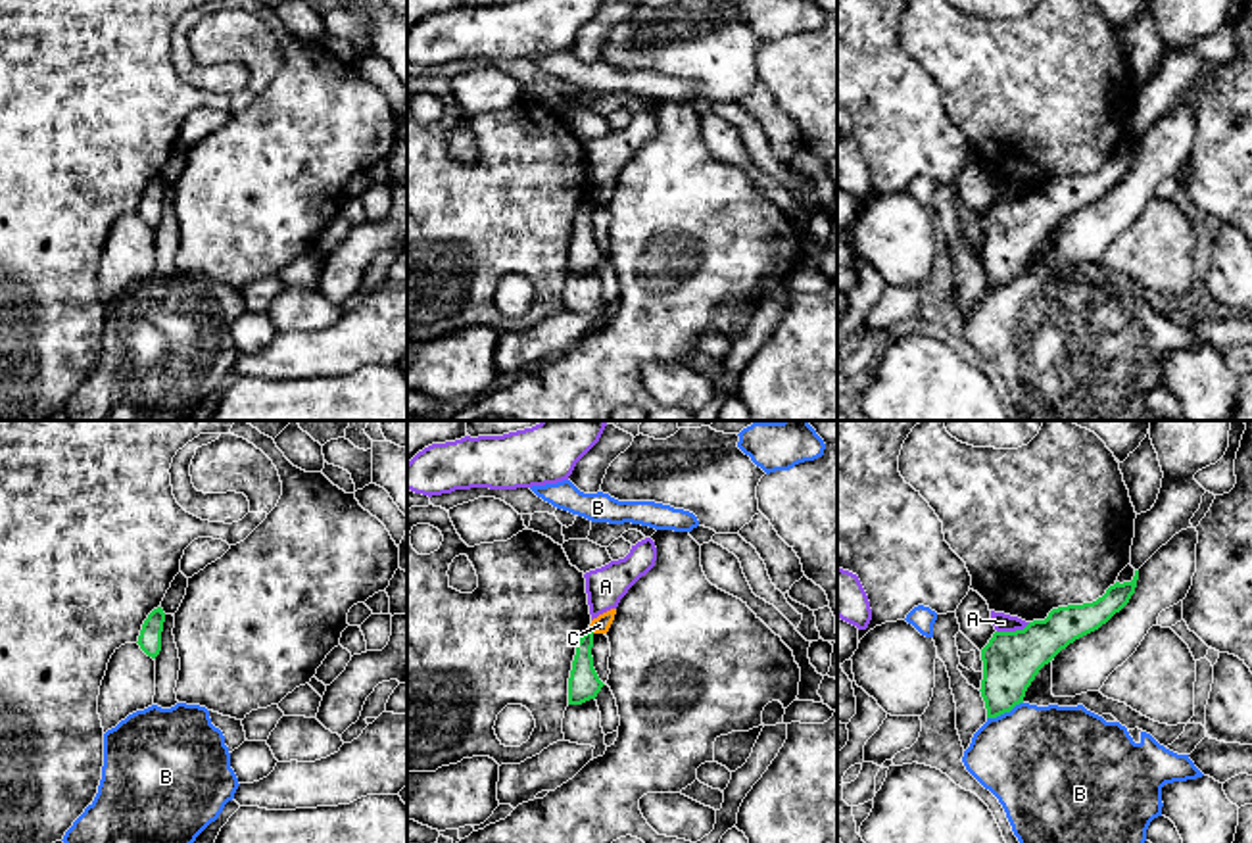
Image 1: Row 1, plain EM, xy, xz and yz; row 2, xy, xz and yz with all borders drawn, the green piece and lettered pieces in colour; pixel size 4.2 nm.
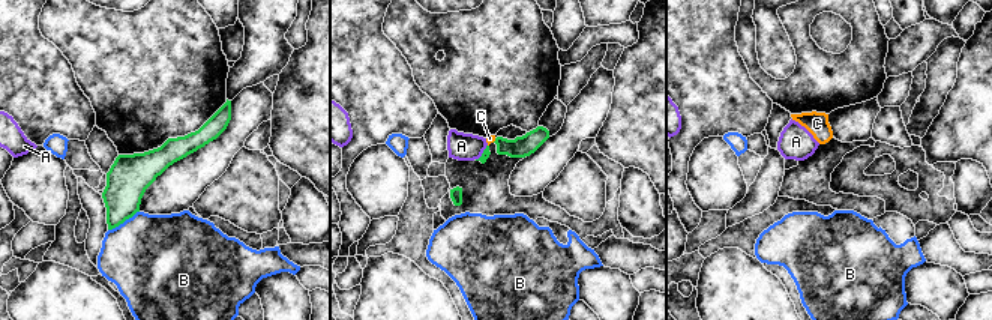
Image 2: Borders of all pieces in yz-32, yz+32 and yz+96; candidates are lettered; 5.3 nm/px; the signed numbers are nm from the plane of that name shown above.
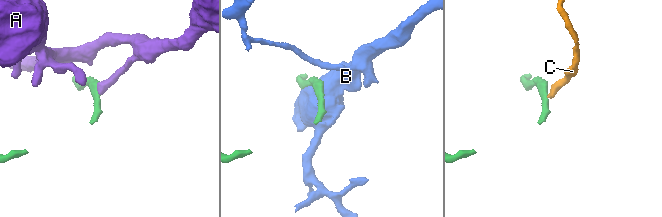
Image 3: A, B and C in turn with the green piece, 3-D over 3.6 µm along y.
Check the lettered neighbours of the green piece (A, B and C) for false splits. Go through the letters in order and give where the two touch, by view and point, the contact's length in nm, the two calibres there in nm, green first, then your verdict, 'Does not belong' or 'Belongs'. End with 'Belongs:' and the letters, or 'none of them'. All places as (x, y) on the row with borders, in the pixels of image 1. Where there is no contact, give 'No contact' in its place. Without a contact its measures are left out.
A: Touches green at yz (1012, 632). Shared border 150 nm. Thickness 240 nm (green) against 80 nm. Does not belong
B: Touches green at yz (1005, 711). Shared border 170 nm. Thickness 240 nm (green) against 460 nm. Does not belong
C: No contact. Does not belong
Belongs: none of them

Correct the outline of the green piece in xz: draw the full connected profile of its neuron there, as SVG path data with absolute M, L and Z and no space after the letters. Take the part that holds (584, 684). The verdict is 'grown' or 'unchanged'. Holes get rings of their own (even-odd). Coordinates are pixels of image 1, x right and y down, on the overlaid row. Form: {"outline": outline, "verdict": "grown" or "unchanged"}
{"outline": "M586 632L576 643L576 655L568 678L568 705L582 705L595 699L605 686L593 668L593 632Z", "verdict": "unchanged"}

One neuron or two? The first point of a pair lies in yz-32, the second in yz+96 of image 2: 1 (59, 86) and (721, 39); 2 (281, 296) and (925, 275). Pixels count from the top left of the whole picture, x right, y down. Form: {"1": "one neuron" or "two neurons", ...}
{"1": "one neuron", "2": "one neuron"}

